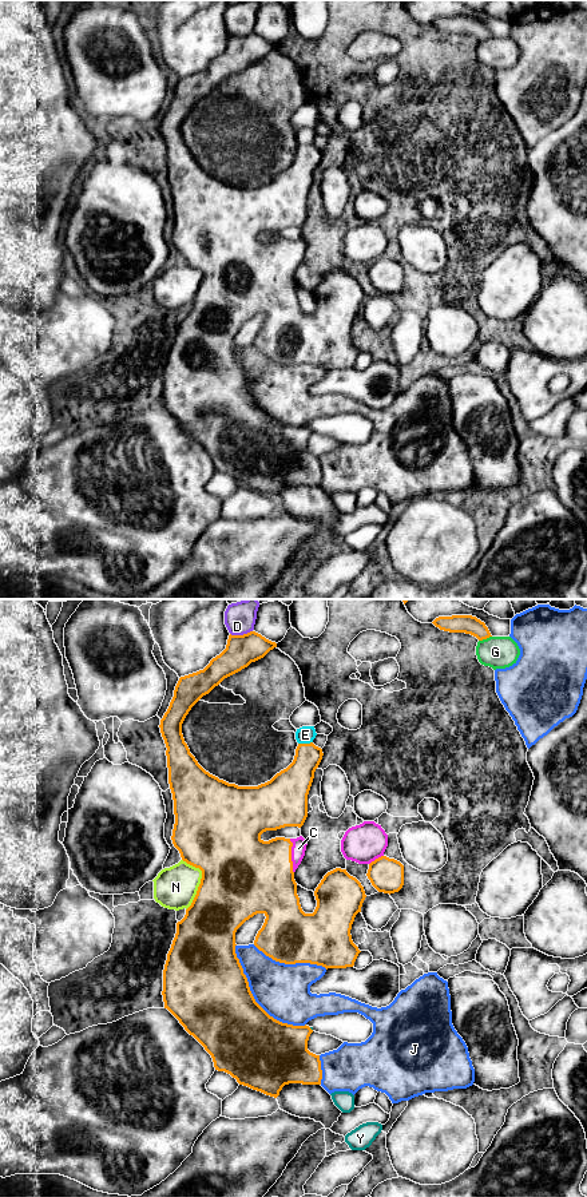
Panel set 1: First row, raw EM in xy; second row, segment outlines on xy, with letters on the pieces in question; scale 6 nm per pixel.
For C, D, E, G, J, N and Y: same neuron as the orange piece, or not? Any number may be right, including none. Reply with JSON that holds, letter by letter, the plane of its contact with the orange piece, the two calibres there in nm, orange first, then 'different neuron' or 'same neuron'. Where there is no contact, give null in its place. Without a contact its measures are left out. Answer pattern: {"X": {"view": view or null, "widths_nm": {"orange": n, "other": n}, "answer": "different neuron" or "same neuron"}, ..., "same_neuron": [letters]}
{"C": {"view": "xy", "widths_nm": {"orange": 440, "other": 90}, "answer": "same neuron"}, "D": {"view": "xy", "widths_nm": {"orange": 190, "other": 190}, "answer": "different neuron"}, "E": {"view": "xy", "widths_nm": {"orange": 200, "other": 110}, "answer": "different neuron"}, "G": {"view": "xy", "widths_nm": {"orange": 110, "other": 190}, "answer": "different neuron"}, "J": {"view": "xy", "widths_nm": {"orange": 480, "other": 320}, "answer": "different neuron"}, "N": {"view": "xy", "widths_nm": {"orange": 480, "other": 260}, "answer": "different neuron"}, "Y": {"view": "xy", "widths_nm": {"orange": 380, "other": 20}, "answer": "different neuron"}, "same_neuron": ["C"]}

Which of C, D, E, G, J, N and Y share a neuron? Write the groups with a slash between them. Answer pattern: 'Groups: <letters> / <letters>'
Groups: C / D / E / G / J / N / Y

